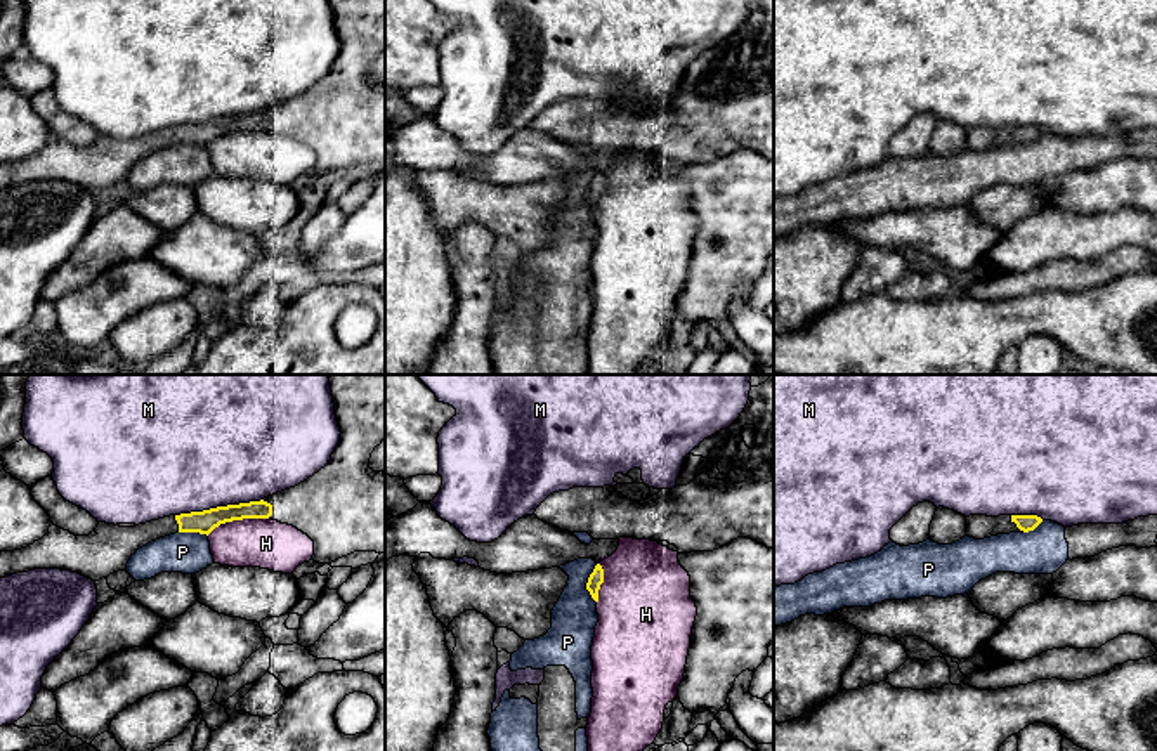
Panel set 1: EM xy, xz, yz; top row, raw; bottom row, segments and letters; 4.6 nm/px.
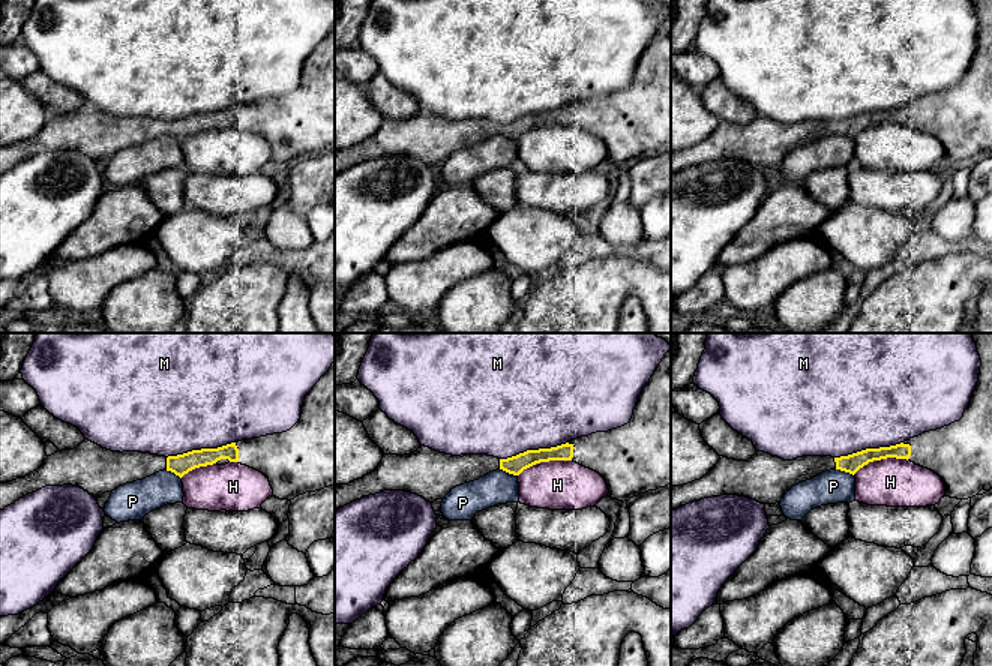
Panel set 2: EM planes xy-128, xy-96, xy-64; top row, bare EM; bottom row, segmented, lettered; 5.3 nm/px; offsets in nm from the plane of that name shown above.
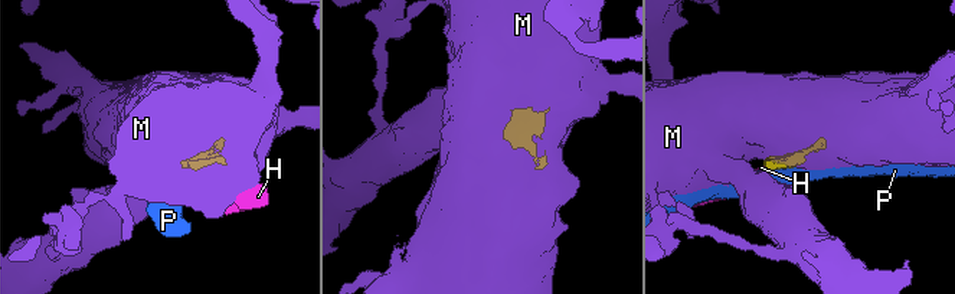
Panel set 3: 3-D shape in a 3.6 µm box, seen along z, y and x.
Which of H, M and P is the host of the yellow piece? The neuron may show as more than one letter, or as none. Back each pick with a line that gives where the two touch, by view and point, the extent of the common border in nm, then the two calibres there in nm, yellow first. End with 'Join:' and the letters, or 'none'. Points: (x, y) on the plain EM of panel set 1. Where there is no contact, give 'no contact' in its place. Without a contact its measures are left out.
Join: none

